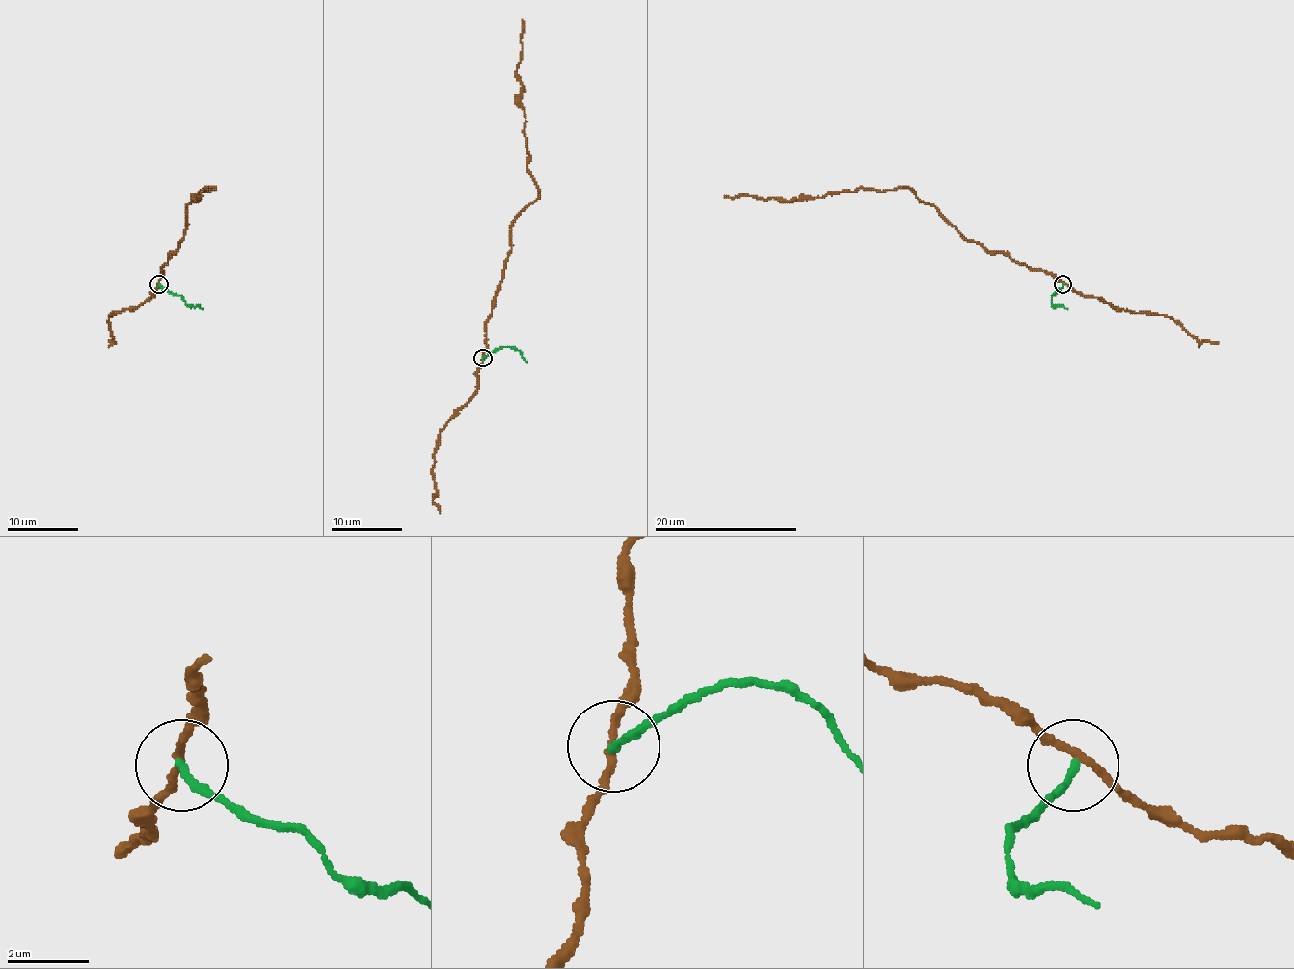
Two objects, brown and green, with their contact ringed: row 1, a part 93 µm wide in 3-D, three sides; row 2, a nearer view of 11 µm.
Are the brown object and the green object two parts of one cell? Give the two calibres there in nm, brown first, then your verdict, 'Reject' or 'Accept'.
Thickness 180 nm (brown) against 200 nm. Reject

